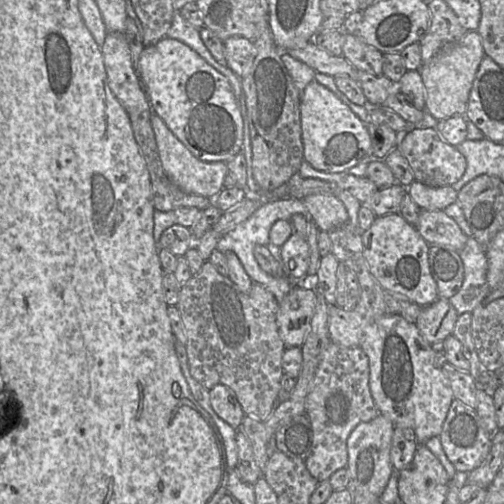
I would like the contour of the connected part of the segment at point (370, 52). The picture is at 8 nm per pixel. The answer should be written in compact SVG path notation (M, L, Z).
M354 33L345 34L342 57L357 70L381 75L384 54L374 46L368 45Z

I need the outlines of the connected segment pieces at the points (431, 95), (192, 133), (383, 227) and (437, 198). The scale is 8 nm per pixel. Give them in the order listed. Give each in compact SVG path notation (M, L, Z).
M468 31L462 38L460 38L459 40L457 40L453 43L447 44L441 50L439 50L433 56L433 58L430 61L425 62L420 67L419 71L421 73L421 77L422 77L422 80L423 80L423 83L424 83L424 86L425 86L425 90L426 90L426 101L425 101L425 107L424 107L424 110L426 112L425 112L424 118L421 122L422 125L411 125L411 126L421 126L421 127L427 127L427 128L435 128L435 126L437 125L439 120L446 119L446 118L449 118L449 117L454 116L454 115L464 115L465 111L466 111L466 108L467 108L467 103L468 103L468 99L469 99L470 90L472 88L477 70L480 66L481 61L485 57L486 57L486 55L484 53L484 49L483 49L483 46L482 46L482 43L481 43L481 38L480 38L479 34L476 31Z
M163 38L140 53L136 70L151 109L185 147L203 162L228 162L241 150L244 122L227 78L186 44Z
M387 214L377 217L371 227L363 232L362 240L364 257L369 270L385 290L401 294L420 306L430 305L440 298L428 261L430 244L421 236L416 227L408 223L400 214Z
M413 181L406 186L406 193L421 210L444 210L457 201L458 190L452 186L430 186Z

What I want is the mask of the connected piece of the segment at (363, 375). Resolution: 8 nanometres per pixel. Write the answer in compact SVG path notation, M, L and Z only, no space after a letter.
M330 342L325 348L305 401L305 414L313 432L312 451L305 465L319 482L328 481L333 473L346 468L347 440L354 428L381 414L371 395L369 378L369 359L360 347Z

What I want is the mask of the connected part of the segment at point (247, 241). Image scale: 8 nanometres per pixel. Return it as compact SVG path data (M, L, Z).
M270 198L244 222L240 223L234 230L221 236L217 242L216 250L226 253L234 252L239 258L245 271L251 278L252 282L259 283L267 288L274 297L280 302L294 287L294 281L289 277L273 277L264 272L254 256L254 248L257 245L266 246L269 240L269 234L272 225L278 220L290 220L296 214L306 214L306 208L302 199L295 198Z

